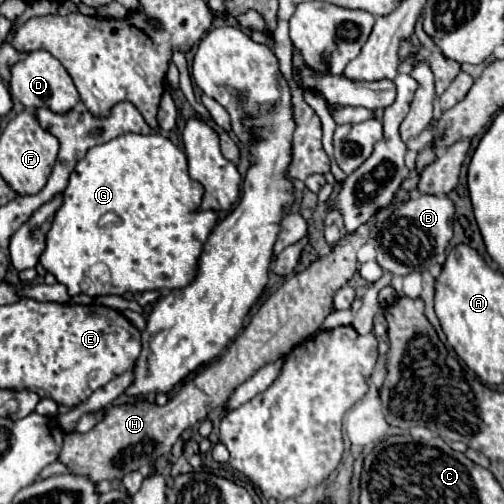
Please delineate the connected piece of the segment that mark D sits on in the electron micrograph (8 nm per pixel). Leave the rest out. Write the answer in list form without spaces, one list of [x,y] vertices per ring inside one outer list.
[[[32,51],[24,55],[14,67],[12,67],[12,79],[10,79],[10,93],[16,101],[20,101],[26,109],[38,109],[46,107],[50,111],[56,111],[60,115],[74,109],[80,95],[72,83],[72,77],[64,69],[64,65],[50,55],[48,51]]]

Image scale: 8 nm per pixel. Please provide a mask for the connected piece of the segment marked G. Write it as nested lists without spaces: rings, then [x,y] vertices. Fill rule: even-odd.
[[[128,133],[92,147],[86,157],[78,161],[62,195],[64,203],[48,231],[46,251],[42,253],[40,263],[68,287],[70,297],[78,293],[100,297],[122,295],[126,291],[140,293],[186,287],[196,277],[202,245],[218,221],[216,211],[198,211],[204,187],[190,179],[186,155],[168,137],[158,133]]]

